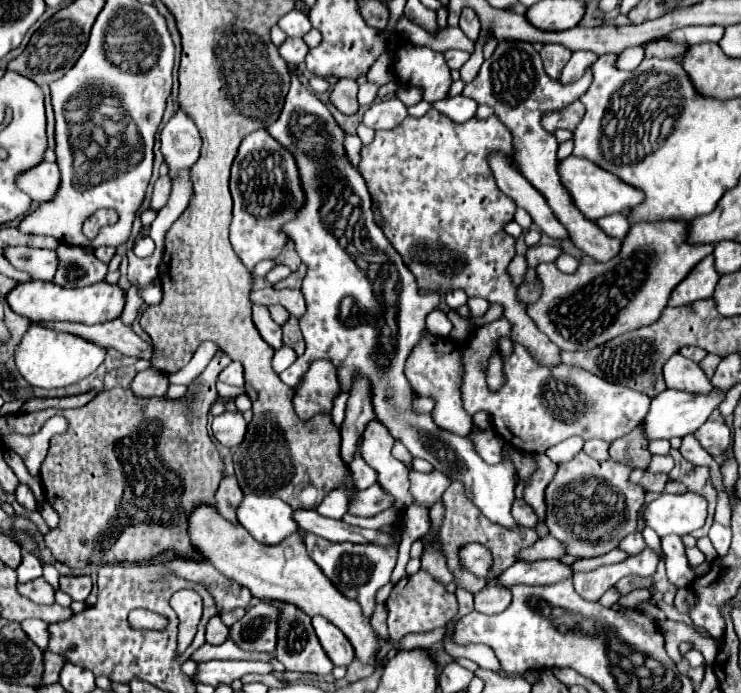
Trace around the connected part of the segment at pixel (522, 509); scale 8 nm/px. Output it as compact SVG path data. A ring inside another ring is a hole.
M516 494L516 506L514 506L514 510L512 510L512 516L516 516L516 522L518 522L520 526L526 526L526 528L536 528L538 522L540 522L540 518L534 514L532 506L526 504L524 498L518 496L518 494Z

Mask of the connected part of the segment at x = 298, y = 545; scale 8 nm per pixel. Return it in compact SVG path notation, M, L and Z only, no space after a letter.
M202 506L196 508L196 512L192 512L190 516L190 536L192 544L196 544L200 554L206 560L210 560L214 568L218 568L224 576L232 578L240 586L248 588L252 596L260 600L288 600L290 604L300 606L310 616L324 616L346 634L346 638L352 642L356 650L356 656L364 664L372 658L378 636L372 630L370 620L364 620L360 604L356 604L356 600L348 600L346 596L342 596L322 574L316 562L310 560L300 540L300 532L292 534L288 540L276 546L266 546L256 542L240 524L228 524L228 520L224 520L214 508Z

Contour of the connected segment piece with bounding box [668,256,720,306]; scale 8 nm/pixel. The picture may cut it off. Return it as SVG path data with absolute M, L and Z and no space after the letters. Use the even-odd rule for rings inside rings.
M706 256L672 290L668 306L684 306L684 304L690 304L690 302L696 302L696 300L710 298L718 278L720 278L718 272L712 268L712 256Z

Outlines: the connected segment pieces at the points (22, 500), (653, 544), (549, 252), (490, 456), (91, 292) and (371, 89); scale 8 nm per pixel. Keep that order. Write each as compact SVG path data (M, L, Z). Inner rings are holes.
M20 484L20 486L18 486L18 490L16 490L16 500L18 500L18 504L20 504L24 510L28 510L28 512L38 510L34 492L32 492L32 488L26 486L26 484Z
M644 528L644 532L642 532L642 536L644 536L644 540L646 540L646 544L654 550L654 552L658 552L660 556L664 556L664 552L662 552L662 544L660 544L660 538L656 536L656 532L652 532L650 528Z
M538 244L538 246L528 248L526 258L528 258L528 266L536 268L542 262L554 262L560 254L562 254L560 246L542 246L542 244Z
M494 430L470 432L470 440L472 440L478 456L484 462L498 464L502 460L502 444L504 444L504 440Z
M24 282L6 294L6 302L16 314L28 318L30 322L100 324L100 322L118 318L124 310L126 298L118 286L108 282L98 282L86 288L62 288L52 282Z
M372 82L362 84L360 92L358 92L358 104L360 106L370 106L376 100L376 92L378 92L378 86L374 86Z

